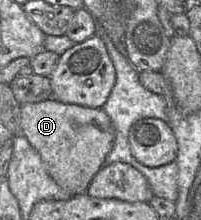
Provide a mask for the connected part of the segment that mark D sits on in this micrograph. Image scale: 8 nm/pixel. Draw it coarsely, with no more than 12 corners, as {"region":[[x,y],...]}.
{"region":[[20,104],[21,134],[72,196],[114,146],[101,108]]}

